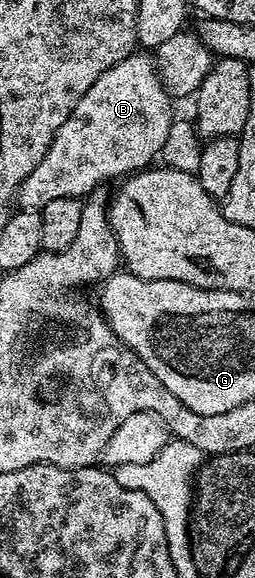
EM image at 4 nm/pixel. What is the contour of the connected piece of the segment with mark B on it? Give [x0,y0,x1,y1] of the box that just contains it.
[19,52,173,211]

